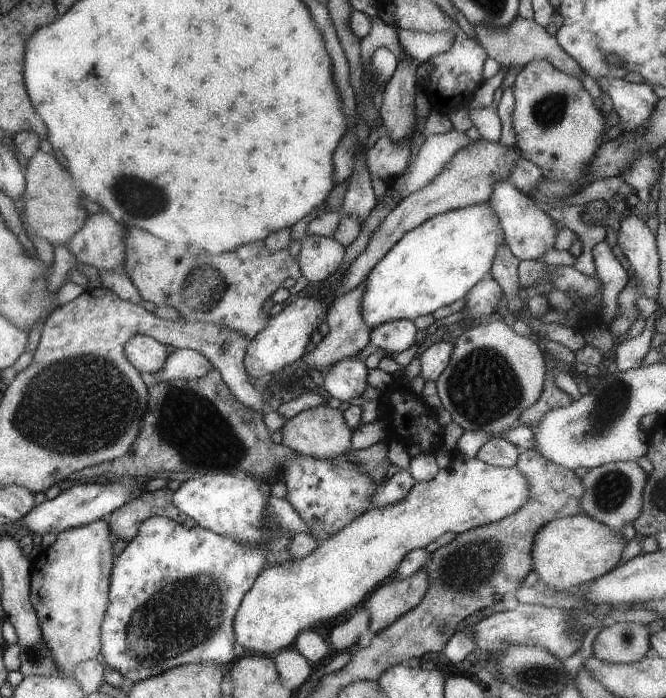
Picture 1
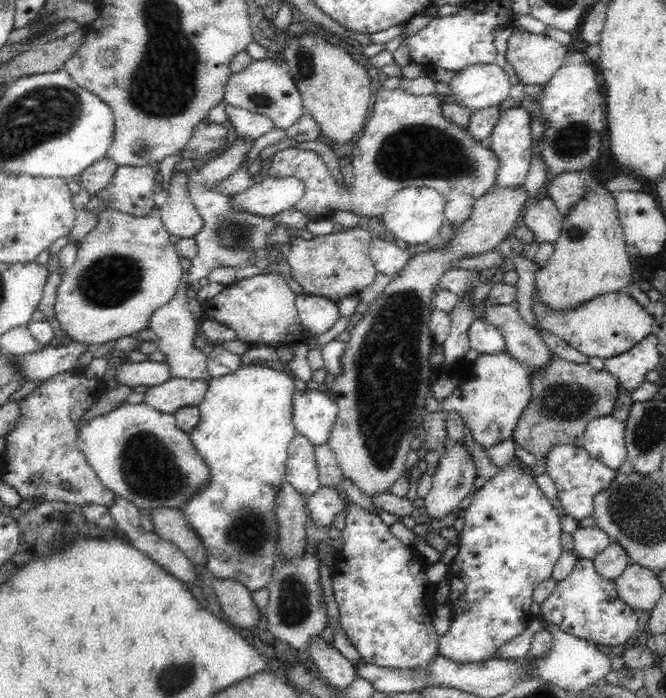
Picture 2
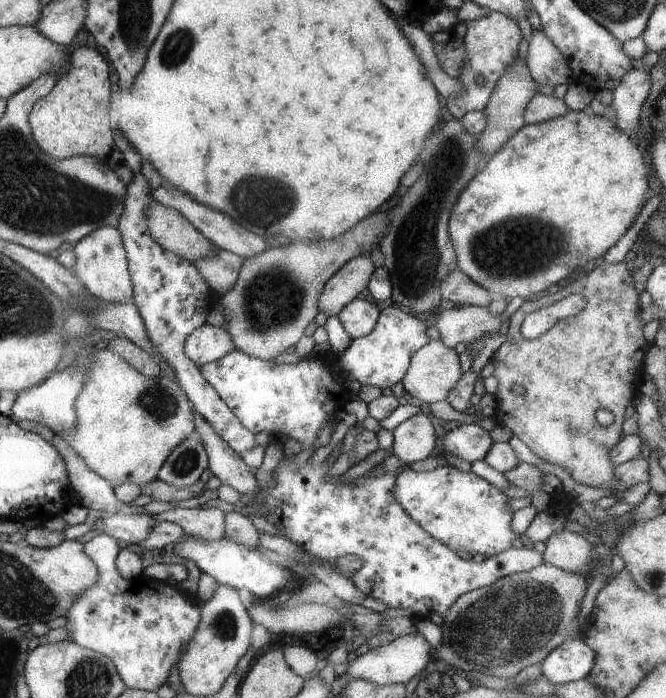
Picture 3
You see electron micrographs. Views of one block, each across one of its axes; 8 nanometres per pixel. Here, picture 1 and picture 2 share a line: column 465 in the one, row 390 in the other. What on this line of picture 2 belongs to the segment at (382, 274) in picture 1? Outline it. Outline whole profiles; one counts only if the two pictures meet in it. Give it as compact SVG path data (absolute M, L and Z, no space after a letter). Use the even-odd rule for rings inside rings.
M247 365L232 374L207 382L207 391L198 403L199 421L189 433L190 444L208 467L208 482L180 510L205 549L205 567L218 580L235 580L246 590L268 587L279 553L279 522L276 504L287 474L290 441L297 431L291 421L294 378L287 372Z

